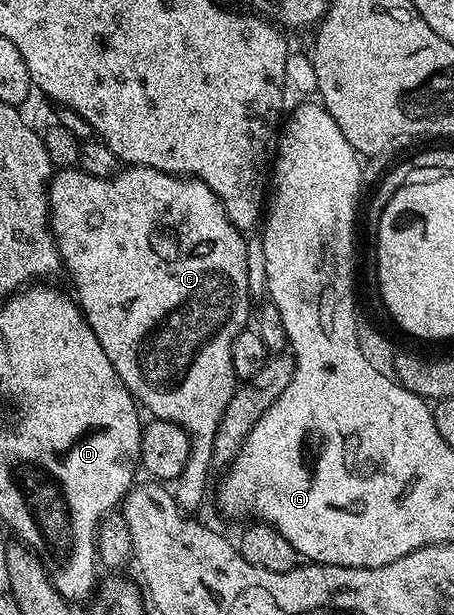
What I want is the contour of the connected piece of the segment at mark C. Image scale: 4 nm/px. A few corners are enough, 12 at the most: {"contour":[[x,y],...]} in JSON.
{"contour":[[152,167],[50,179],[78,308],[206,497],[243,230]]}

